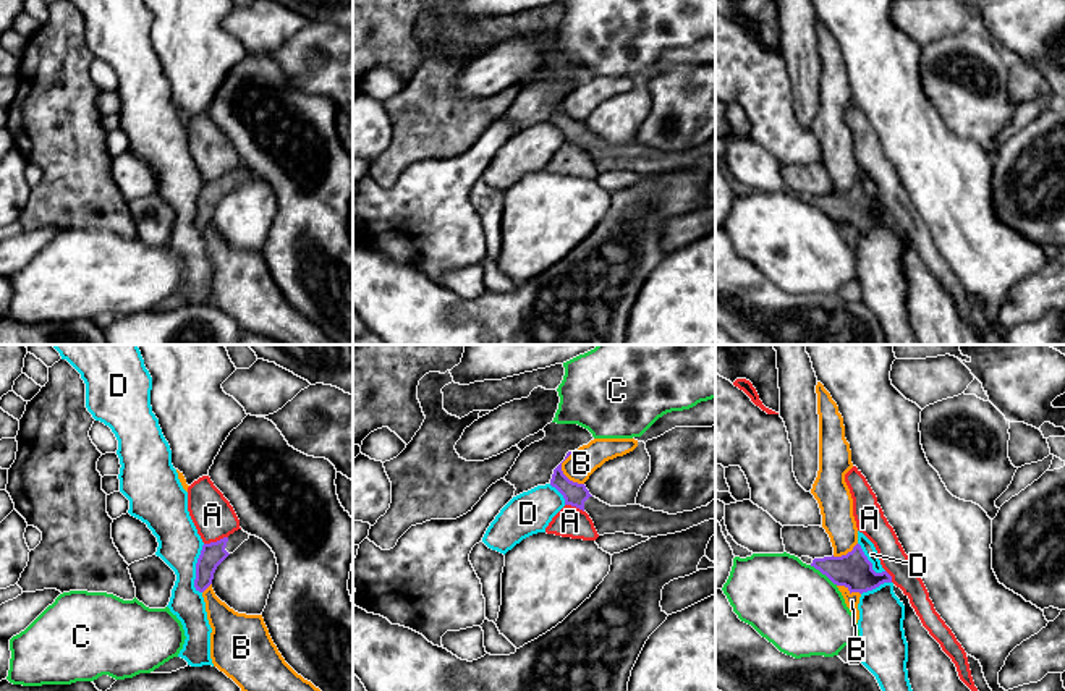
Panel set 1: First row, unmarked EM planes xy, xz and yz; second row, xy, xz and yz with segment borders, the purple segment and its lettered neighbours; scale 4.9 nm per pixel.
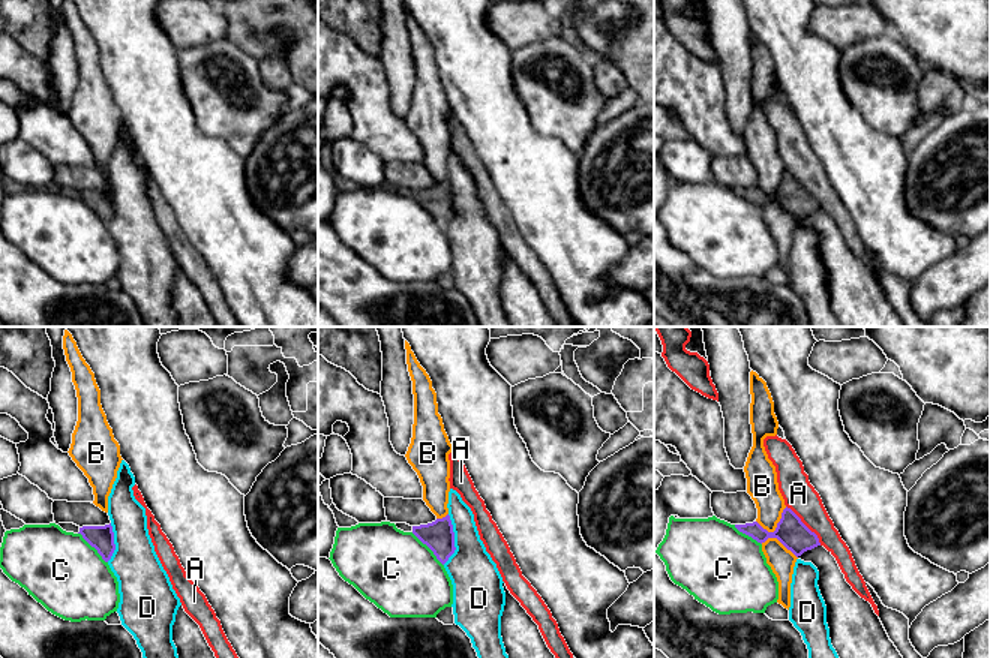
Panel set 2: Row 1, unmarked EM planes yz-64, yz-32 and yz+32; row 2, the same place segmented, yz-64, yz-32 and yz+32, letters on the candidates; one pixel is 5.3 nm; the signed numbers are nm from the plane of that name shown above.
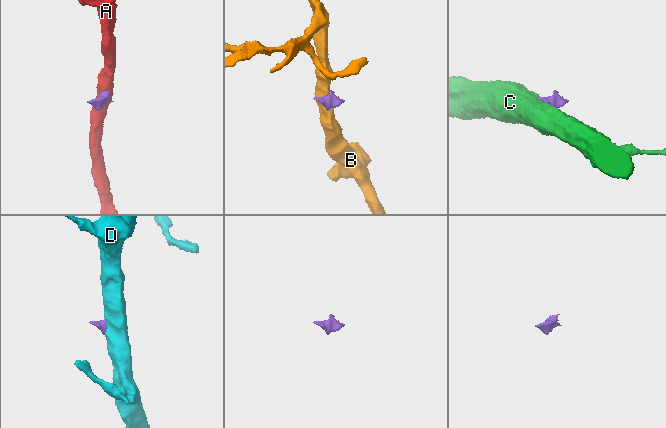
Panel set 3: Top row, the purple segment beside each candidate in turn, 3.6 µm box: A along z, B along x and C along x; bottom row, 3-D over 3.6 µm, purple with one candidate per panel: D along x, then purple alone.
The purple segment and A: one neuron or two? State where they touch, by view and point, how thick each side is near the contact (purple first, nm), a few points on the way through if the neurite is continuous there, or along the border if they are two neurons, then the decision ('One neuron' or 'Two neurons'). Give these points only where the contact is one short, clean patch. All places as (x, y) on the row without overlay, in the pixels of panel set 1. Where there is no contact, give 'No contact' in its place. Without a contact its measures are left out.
Touches purple at xy (217, 178). Thickness 120 nm (purple) against 200 nm. Boundary: xy (227, 173), (204, 182). Two neurons

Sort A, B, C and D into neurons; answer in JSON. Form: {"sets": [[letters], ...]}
{"sets": [["A"], ["B"], ["C"], ["D"]]}

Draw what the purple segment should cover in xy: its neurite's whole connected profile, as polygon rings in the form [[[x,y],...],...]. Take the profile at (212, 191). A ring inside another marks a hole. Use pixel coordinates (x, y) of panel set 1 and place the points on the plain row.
[[[238,167],[228,175],[204,181],[196,201],[196,228],[204,230],[212,222],[217,204],[248,176],[249,172]]]

